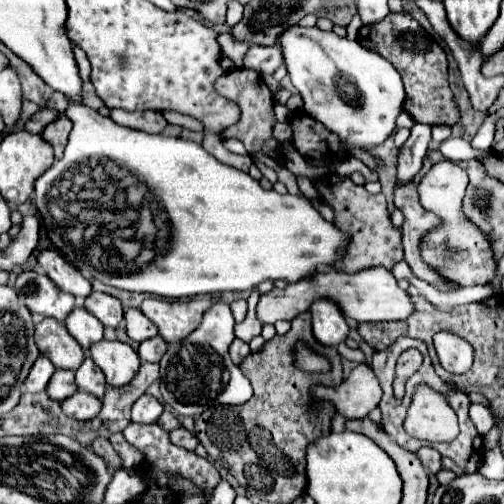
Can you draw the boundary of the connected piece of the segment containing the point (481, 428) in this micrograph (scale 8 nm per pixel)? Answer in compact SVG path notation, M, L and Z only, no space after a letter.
M471 404L469 416L471 416L471 422L475 424L475 428L481 436L485 436L491 430L491 426L495 424L495 418L491 416L489 408L483 406L483 404Z

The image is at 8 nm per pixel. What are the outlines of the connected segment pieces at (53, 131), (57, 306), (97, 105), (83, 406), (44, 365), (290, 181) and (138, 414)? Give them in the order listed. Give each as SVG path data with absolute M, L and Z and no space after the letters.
M59 116L57 122L51 122L43 132L41 136L47 138L47 142L53 146L53 152L55 152L55 158L59 160L63 150L65 150L65 144L67 144L67 136L71 132L71 120L67 120L65 116Z
M21 272L15 282L15 292L31 312L41 316L65 320L75 308L75 296L59 290L59 286L45 274Z
M90 81L83 82L82 103L95 110L103 108L103 101L98 97Z
M77 390L73 396L61 402L63 414L75 420L91 420L101 410L101 400L89 392Z
M39 356L25 380L25 390L27 392L43 392L49 378L53 376L53 372L55 372L55 366L51 366L51 362L47 358Z
M251 154L251 156L253 156L253 158L257 158L257 160L260 160L267 166L273 168L278 175L278 181L286 186L288 193L295 195L301 194L298 189L296 177L291 172L289 172L289 170L287 170L284 165L263 154Z
M143 394L135 404L133 404L133 412L131 418L137 424L151 424L157 422L159 416L163 412L163 406L157 398L153 398L151 394Z

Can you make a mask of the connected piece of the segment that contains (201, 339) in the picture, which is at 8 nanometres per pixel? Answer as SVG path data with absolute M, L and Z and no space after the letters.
M215 302L203 316L203 322L199 324L199 328L195 332L191 332L185 340L169 344L169 350L165 352L165 356L161 358L161 394L163 400L181 416L199 416L203 414L207 408L211 406L219 406L219 404L229 404L229 406L239 406L243 402L247 402L253 396L253 388L249 378L245 378L245 374L231 362L229 358L229 344L235 338L233 336L233 316L229 310L229 304L225 302Z

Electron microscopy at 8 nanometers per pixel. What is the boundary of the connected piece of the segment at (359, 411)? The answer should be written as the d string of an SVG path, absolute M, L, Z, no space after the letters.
M359 364L337 388L311 388L311 396L315 400L331 402L345 418L365 418L371 410L377 408L377 404L381 402L381 394L381 386L373 370L365 364Z

